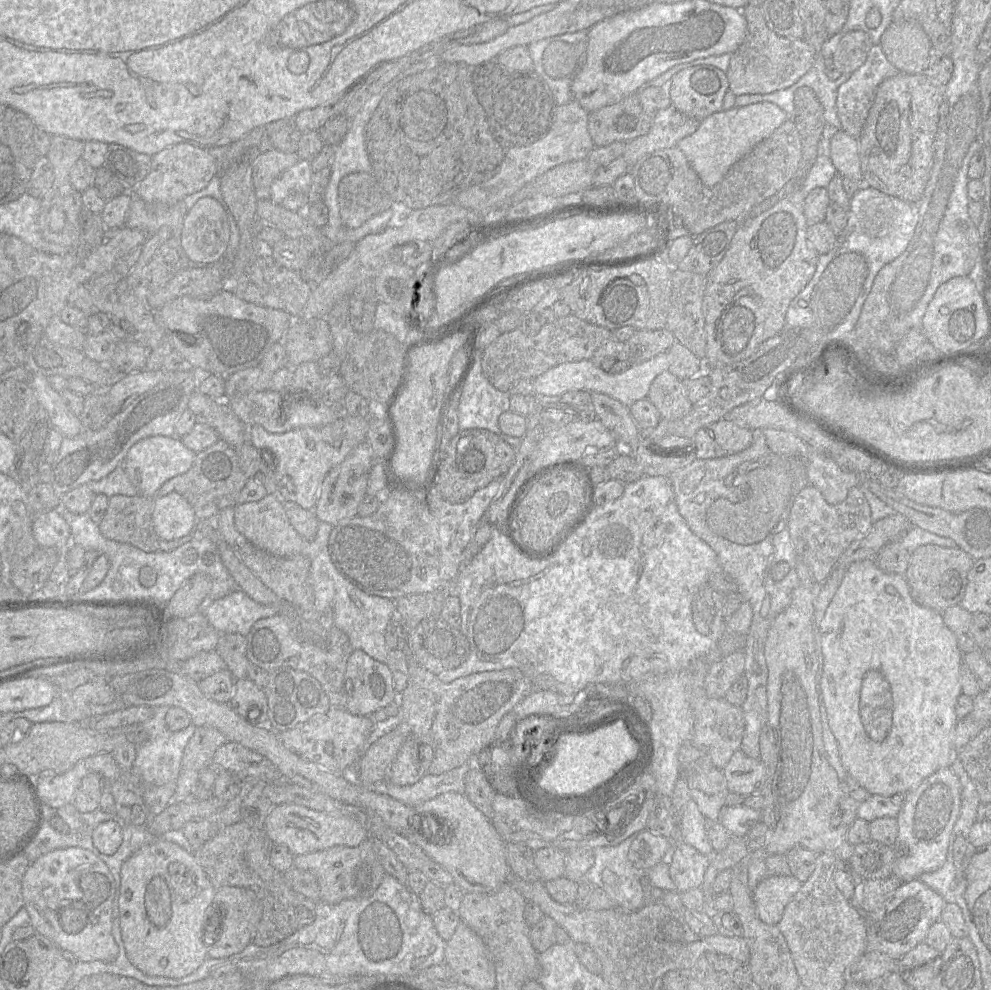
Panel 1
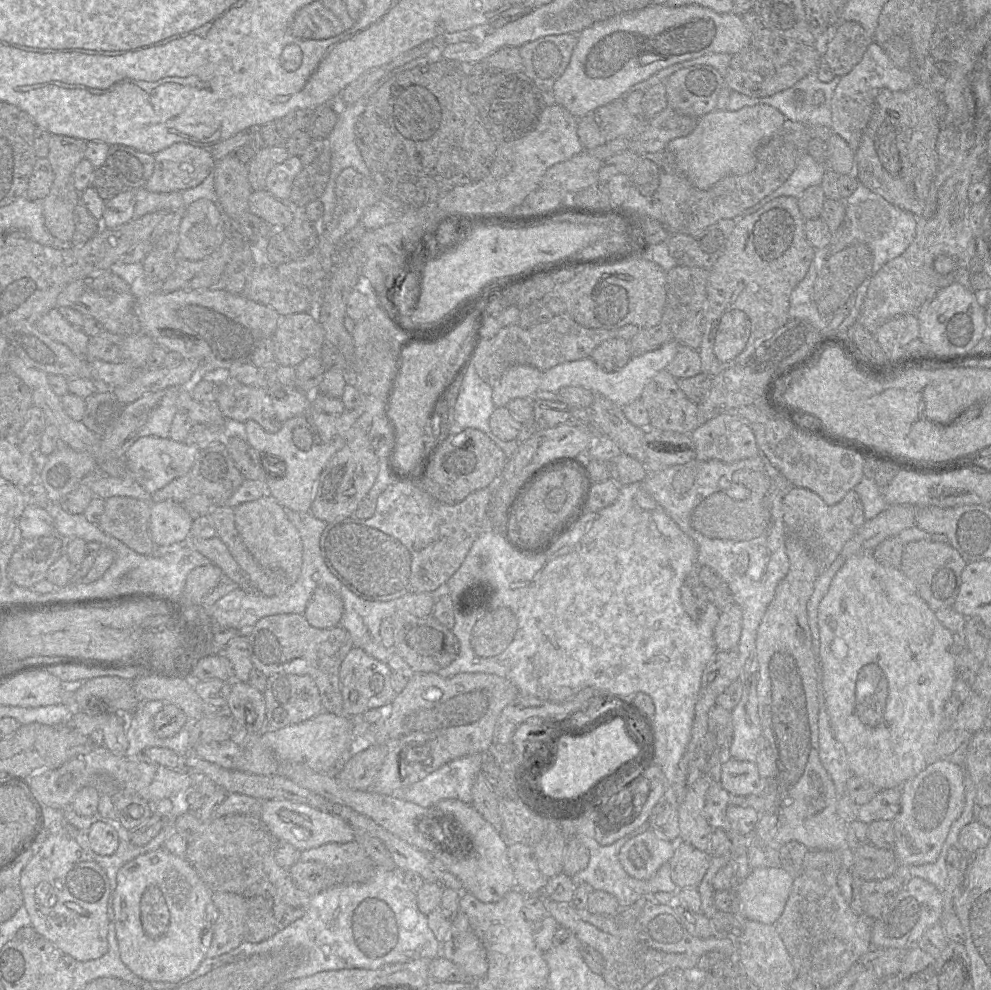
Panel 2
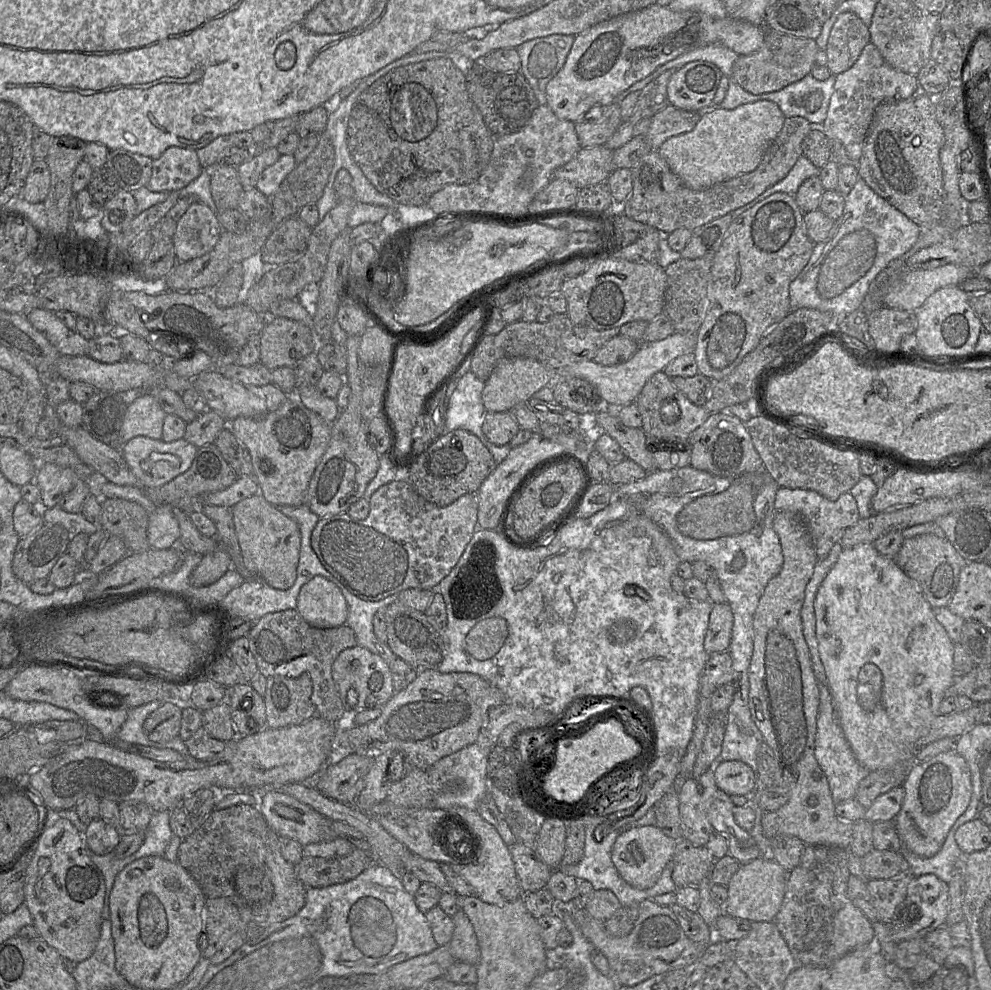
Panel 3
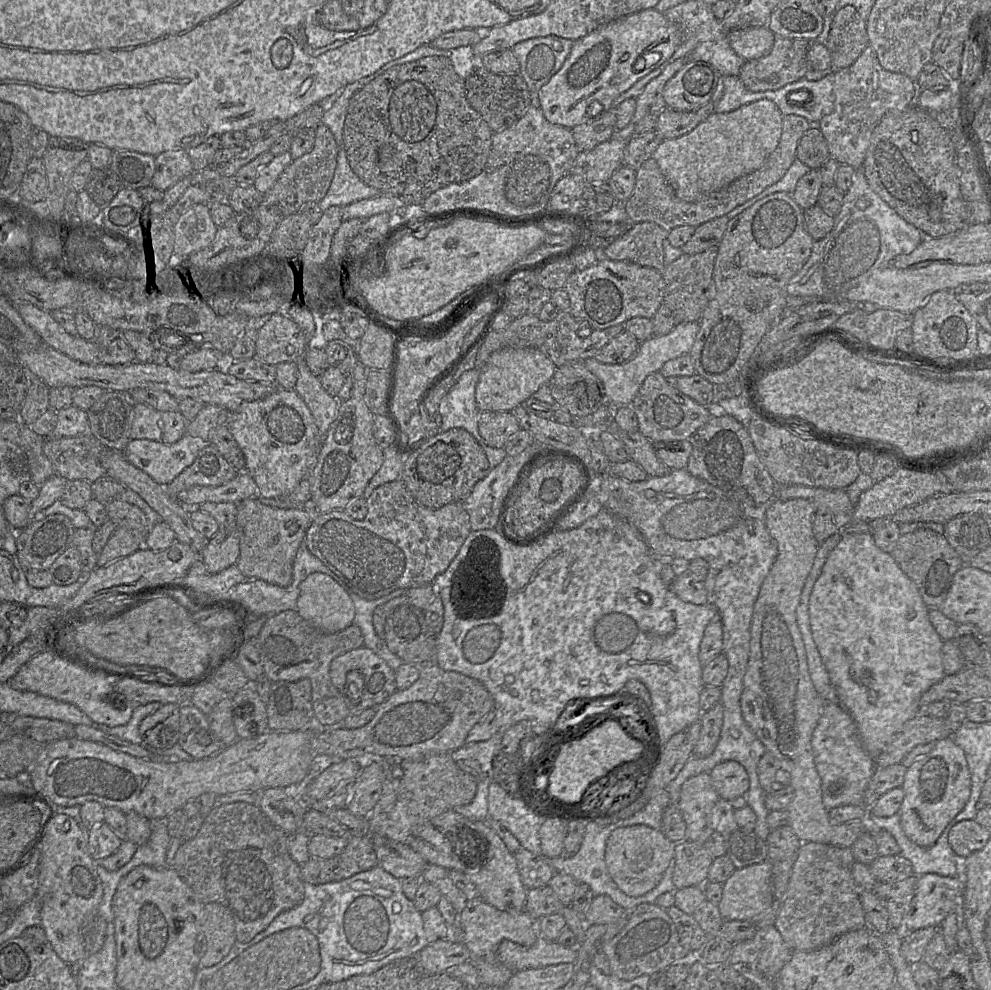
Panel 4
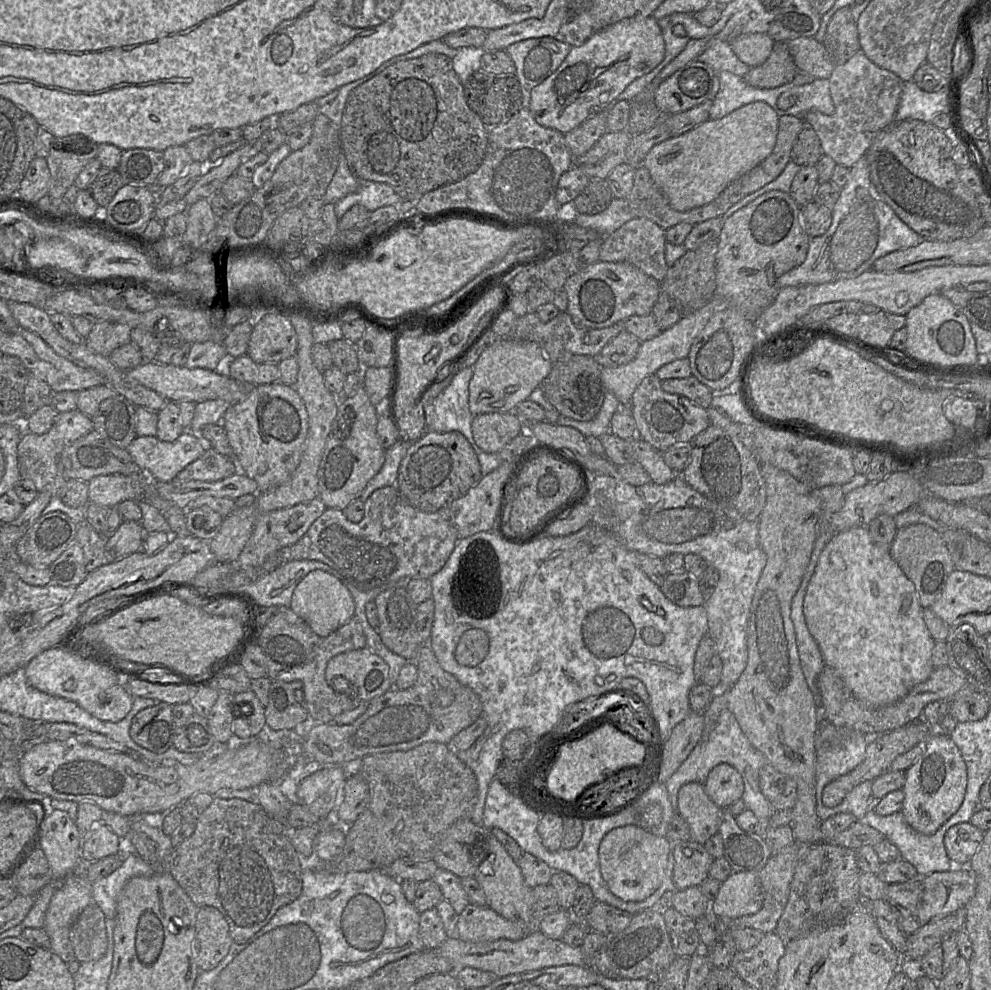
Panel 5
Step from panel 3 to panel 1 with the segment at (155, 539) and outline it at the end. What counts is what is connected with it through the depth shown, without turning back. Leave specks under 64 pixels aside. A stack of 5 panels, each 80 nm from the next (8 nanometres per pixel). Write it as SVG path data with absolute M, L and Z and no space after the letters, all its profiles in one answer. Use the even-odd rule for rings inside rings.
M171 492L153 500L153 527L159 539L171 541L191 533L198 520L182 495Z

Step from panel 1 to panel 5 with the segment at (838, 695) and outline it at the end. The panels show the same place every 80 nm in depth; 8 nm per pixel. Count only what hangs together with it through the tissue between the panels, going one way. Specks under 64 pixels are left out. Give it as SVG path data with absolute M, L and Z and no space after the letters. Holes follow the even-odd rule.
M857 526L836 533L822 550L815 572L808 584L805 601L804 616L809 632L816 640L825 664L834 668L844 680L852 694L864 705L878 708L901 700L916 685L929 678L935 669L932 662L932 652L935 640L930 635L924 620L923 608L919 603L914 584L904 574L890 554L890 548L873 541L867 526Z

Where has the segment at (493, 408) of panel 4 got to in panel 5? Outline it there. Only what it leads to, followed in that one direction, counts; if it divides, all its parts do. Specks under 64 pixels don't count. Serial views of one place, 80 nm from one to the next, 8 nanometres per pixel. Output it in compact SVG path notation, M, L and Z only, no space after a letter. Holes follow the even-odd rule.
M497 339L485 348L473 366L473 376L469 383L471 413L476 416L484 413L514 412L541 385L550 373L552 364L541 346L535 342Z

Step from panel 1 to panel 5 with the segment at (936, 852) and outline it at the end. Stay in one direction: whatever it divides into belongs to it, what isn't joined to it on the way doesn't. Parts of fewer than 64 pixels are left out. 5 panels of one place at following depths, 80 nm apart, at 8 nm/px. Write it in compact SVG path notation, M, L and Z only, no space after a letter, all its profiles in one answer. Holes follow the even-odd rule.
M932 734L922 745L923 754L906 770L901 812L915 831L932 835L960 808L966 793L967 768L950 737Z

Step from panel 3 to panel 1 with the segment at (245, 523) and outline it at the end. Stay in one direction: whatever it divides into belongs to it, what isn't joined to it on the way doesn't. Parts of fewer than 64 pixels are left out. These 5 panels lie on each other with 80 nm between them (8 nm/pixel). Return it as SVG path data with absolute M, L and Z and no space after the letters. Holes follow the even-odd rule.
M267 494L261 500L237 504L234 508L237 530L253 545L280 557L301 554L303 539L291 525L284 509L284 503L278 495Z

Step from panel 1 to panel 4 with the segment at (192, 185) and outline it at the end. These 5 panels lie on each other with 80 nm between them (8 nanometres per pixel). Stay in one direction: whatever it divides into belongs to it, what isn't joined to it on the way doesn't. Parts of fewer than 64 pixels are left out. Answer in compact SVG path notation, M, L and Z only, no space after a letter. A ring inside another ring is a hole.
M167 150L155 157L155 172L151 185L165 191L193 173L193 164L187 150Z

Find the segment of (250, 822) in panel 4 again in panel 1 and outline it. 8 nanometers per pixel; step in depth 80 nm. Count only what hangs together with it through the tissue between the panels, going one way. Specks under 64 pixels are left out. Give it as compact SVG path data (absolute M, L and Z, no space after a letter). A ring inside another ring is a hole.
M240 821L221 826L218 832L192 853L207 874L215 889L223 886L247 888L255 892L262 904L262 917L252 937L251 943L271 946L315 919L317 901L291 889L283 874L270 863L273 842L264 829L256 829Z

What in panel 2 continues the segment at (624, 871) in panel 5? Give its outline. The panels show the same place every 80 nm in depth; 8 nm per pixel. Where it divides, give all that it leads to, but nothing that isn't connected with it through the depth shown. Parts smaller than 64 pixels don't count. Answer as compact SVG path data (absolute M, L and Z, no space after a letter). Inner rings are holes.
M648 829L630 838L619 851L624 870L639 880L650 879L658 869L669 862L675 843Z

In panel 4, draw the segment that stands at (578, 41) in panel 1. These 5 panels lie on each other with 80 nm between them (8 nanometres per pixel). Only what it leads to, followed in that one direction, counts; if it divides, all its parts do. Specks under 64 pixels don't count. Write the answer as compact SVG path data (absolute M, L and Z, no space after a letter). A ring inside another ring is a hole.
M549 35L521 41L511 48L520 63L519 74L525 80L529 91L536 92L538 96L541 87L561 69L573 44L573 40Z

